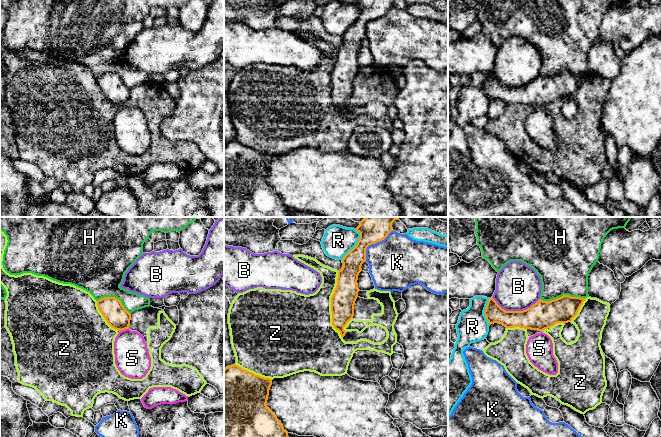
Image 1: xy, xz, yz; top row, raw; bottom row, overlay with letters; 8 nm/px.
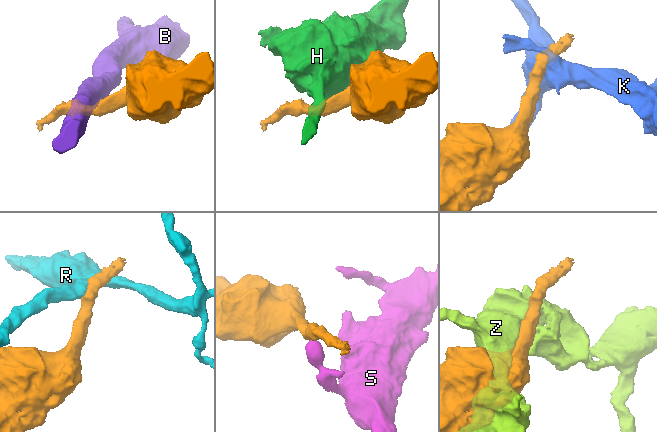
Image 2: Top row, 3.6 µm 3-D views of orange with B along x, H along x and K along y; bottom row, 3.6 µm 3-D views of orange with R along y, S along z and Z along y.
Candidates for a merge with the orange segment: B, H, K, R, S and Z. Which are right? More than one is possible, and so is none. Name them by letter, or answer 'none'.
none

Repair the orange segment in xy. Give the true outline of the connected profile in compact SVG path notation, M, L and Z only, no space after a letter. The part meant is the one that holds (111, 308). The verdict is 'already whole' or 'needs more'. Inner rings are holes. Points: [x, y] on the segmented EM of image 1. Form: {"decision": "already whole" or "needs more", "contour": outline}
{"decision": "already whole", "contour": "M104 297L97 301L97 306L107 323L114 329L122 331L129 328L131 313L115 297Z"}

